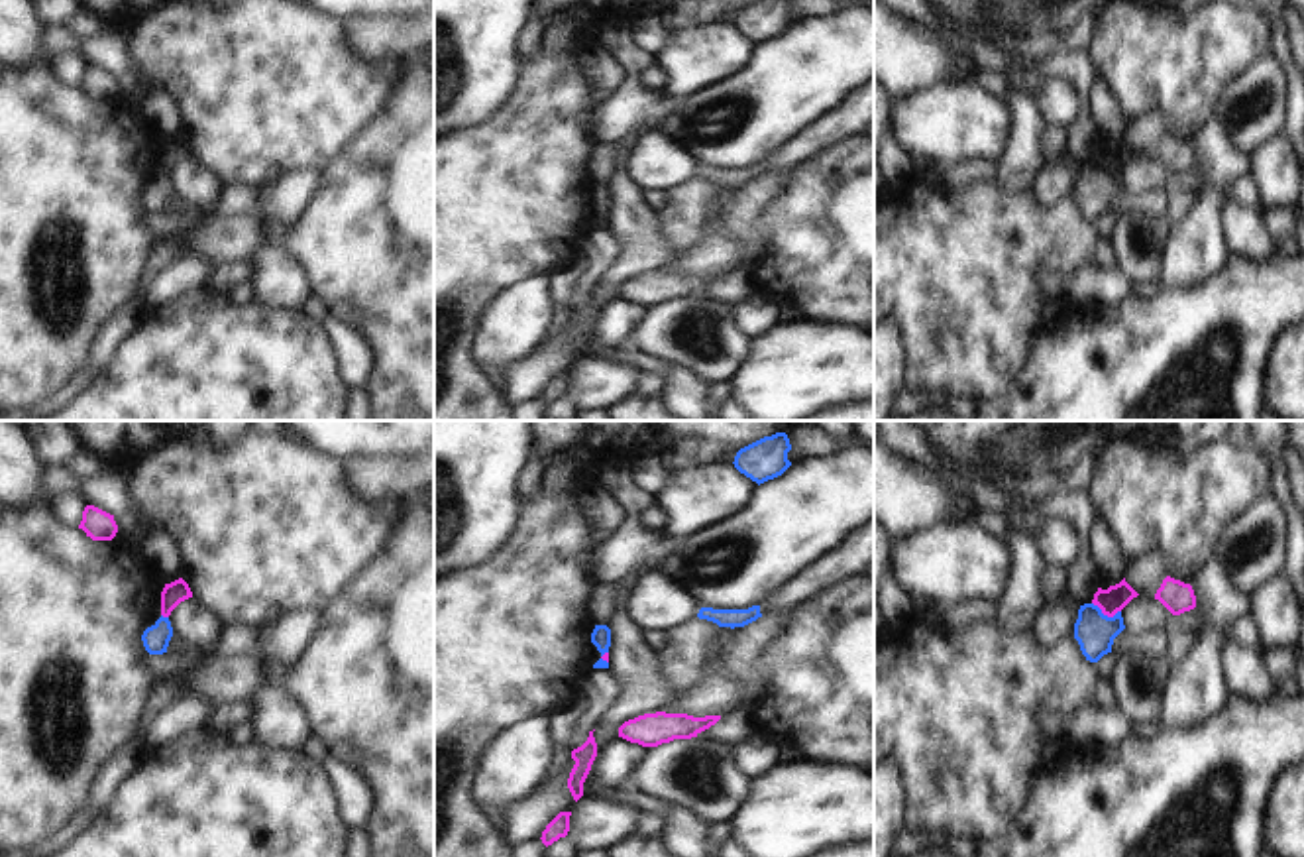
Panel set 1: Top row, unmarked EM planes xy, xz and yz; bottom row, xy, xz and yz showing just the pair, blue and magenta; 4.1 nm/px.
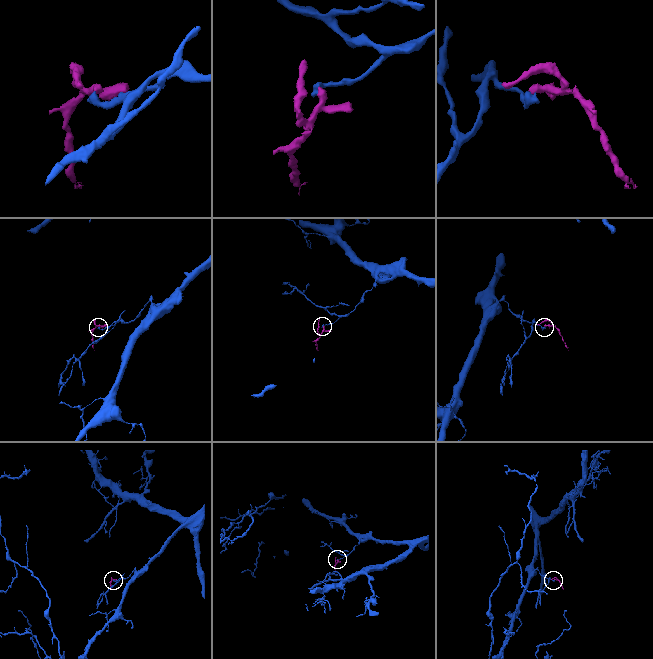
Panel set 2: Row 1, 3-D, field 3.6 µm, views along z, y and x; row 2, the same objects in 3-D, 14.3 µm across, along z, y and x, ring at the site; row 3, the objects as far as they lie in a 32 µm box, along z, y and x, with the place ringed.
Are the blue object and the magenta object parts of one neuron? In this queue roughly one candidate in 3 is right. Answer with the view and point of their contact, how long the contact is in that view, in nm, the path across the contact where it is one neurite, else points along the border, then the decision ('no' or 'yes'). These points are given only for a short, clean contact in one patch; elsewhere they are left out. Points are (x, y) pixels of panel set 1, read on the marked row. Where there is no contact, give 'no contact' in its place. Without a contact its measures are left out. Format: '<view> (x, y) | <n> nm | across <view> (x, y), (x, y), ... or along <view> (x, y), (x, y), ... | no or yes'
yz (1106, 616) | 130 nm | along yz (1092, 602), (1108, 616), (1120, 612) | no

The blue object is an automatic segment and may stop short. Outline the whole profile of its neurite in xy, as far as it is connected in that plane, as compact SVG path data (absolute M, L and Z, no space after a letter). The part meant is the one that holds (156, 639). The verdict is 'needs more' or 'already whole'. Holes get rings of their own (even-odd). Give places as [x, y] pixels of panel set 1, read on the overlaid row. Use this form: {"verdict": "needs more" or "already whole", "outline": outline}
{"verdict": "already whole", "outline": "M159 617L151 627L141 635L143 647L149 655L167 653L169 641L173 637L173 627L169 617Z"}

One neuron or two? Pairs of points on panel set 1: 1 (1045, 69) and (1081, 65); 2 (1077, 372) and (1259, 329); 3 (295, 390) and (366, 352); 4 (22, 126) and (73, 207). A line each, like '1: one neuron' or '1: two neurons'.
1: one neuron
2: one neuron
3: two neurons
4: one neuron

